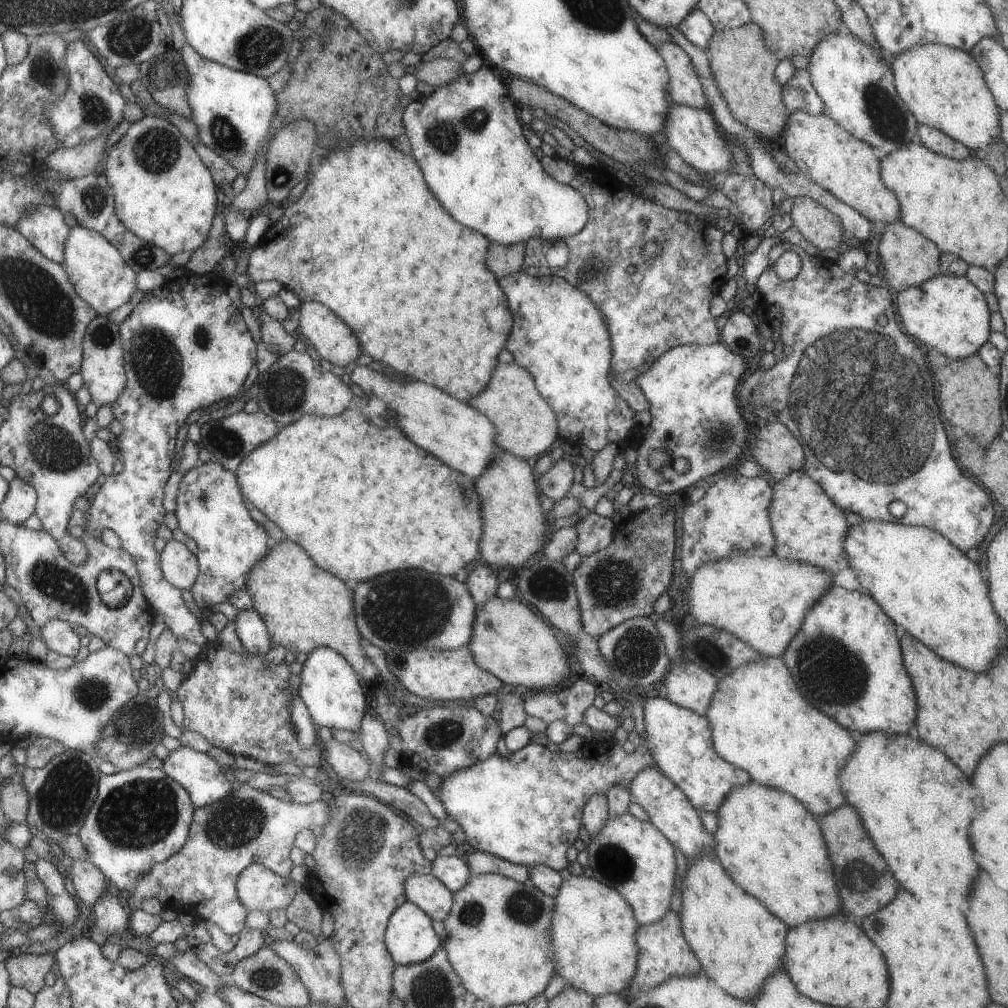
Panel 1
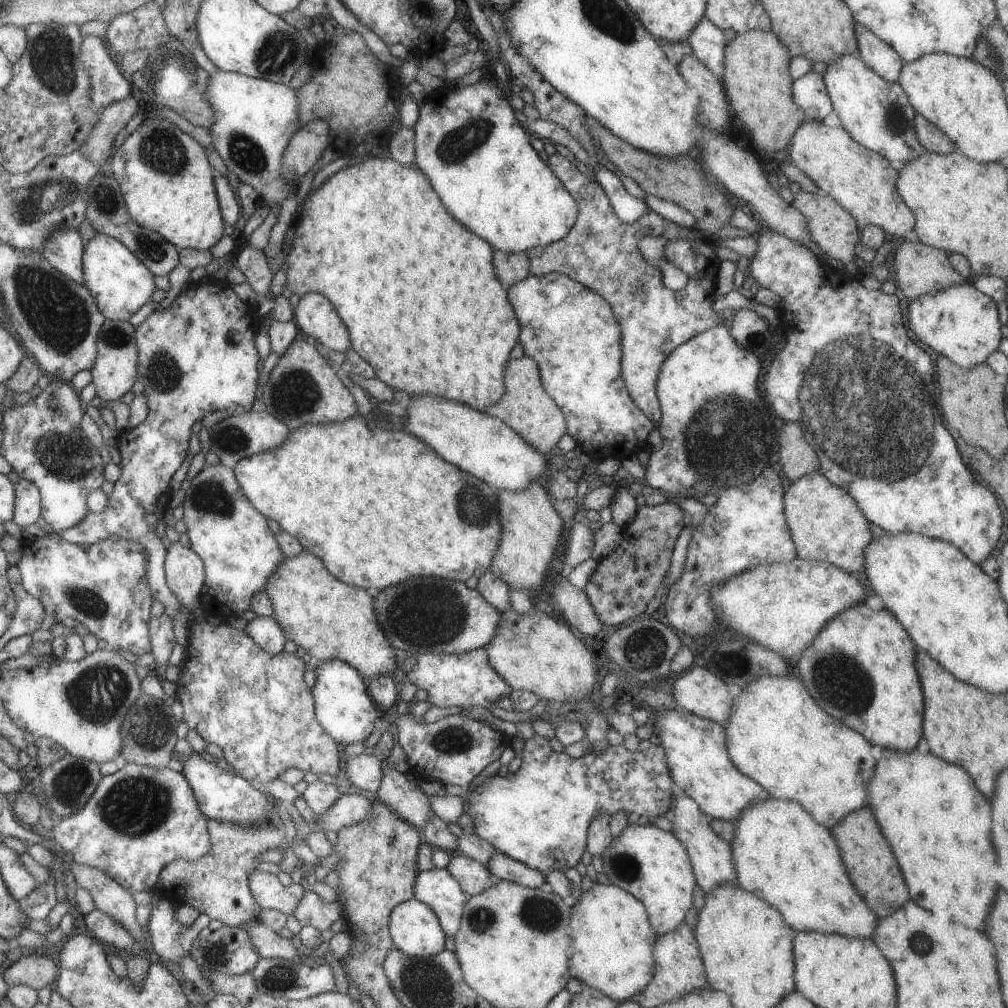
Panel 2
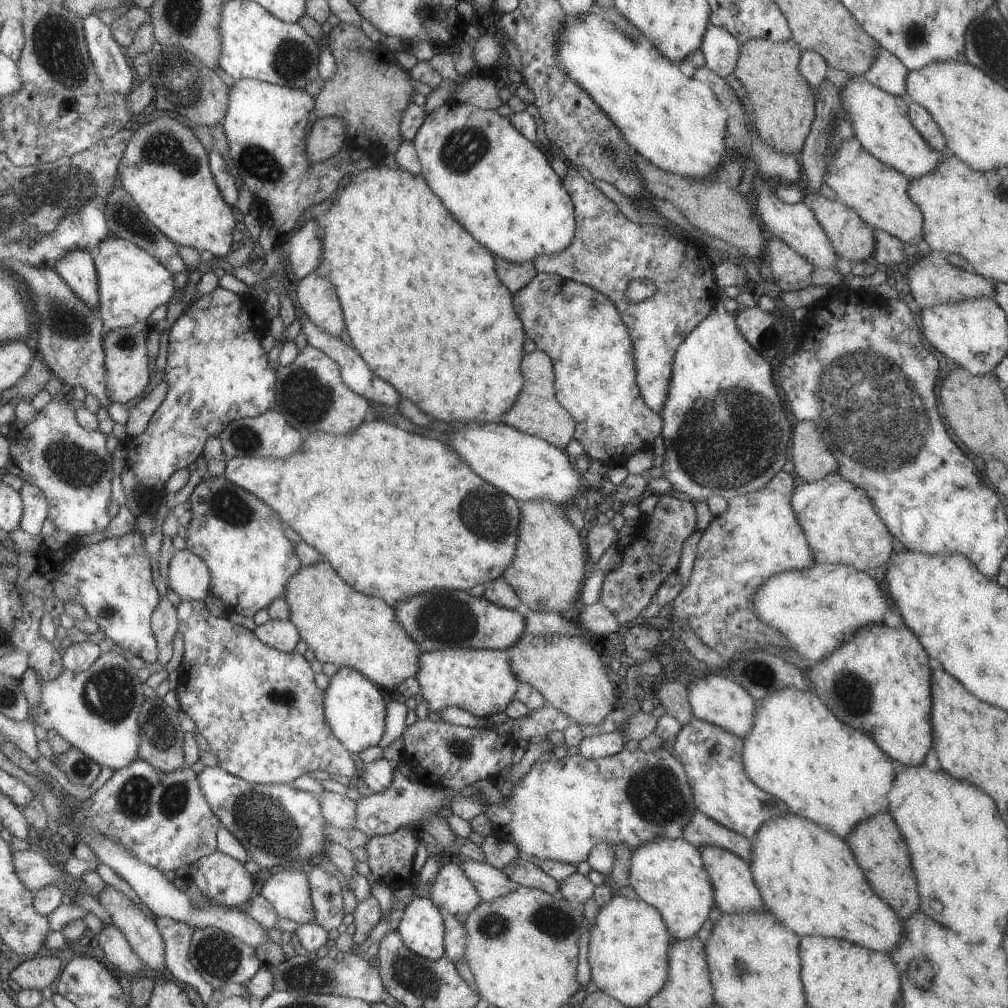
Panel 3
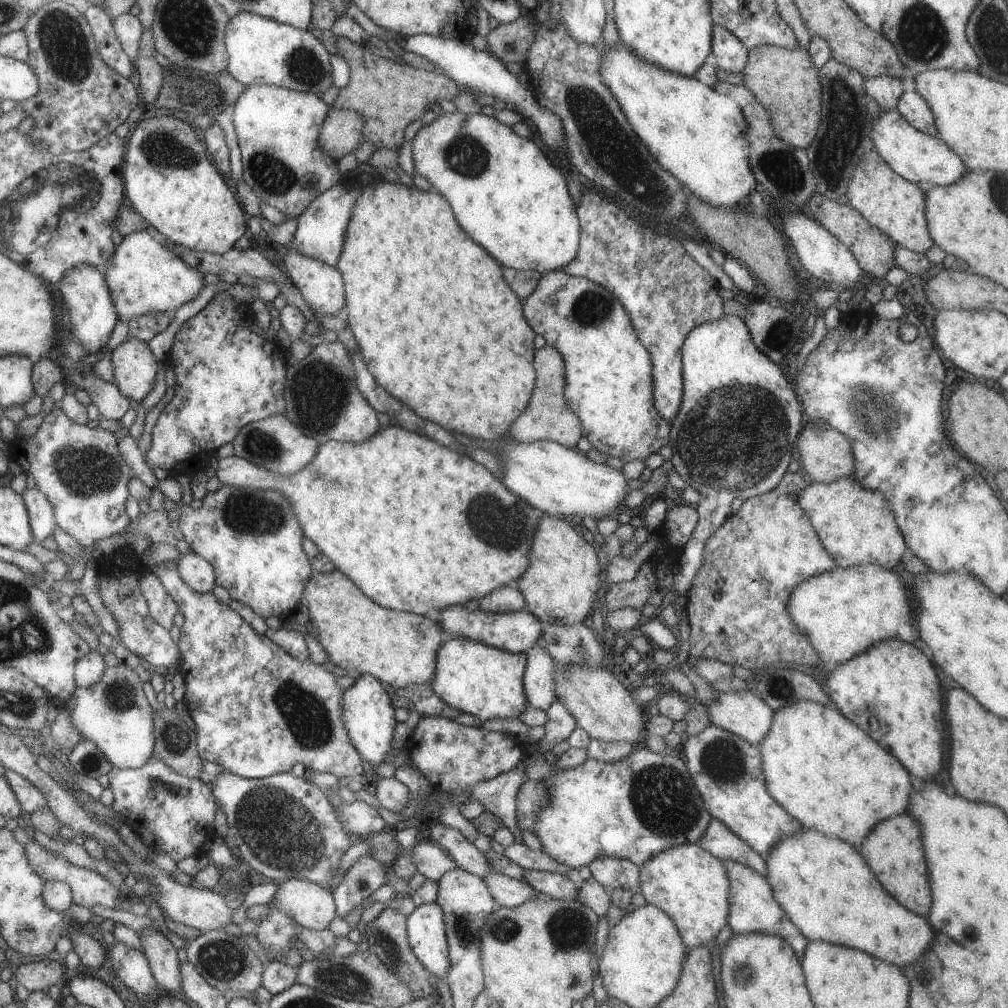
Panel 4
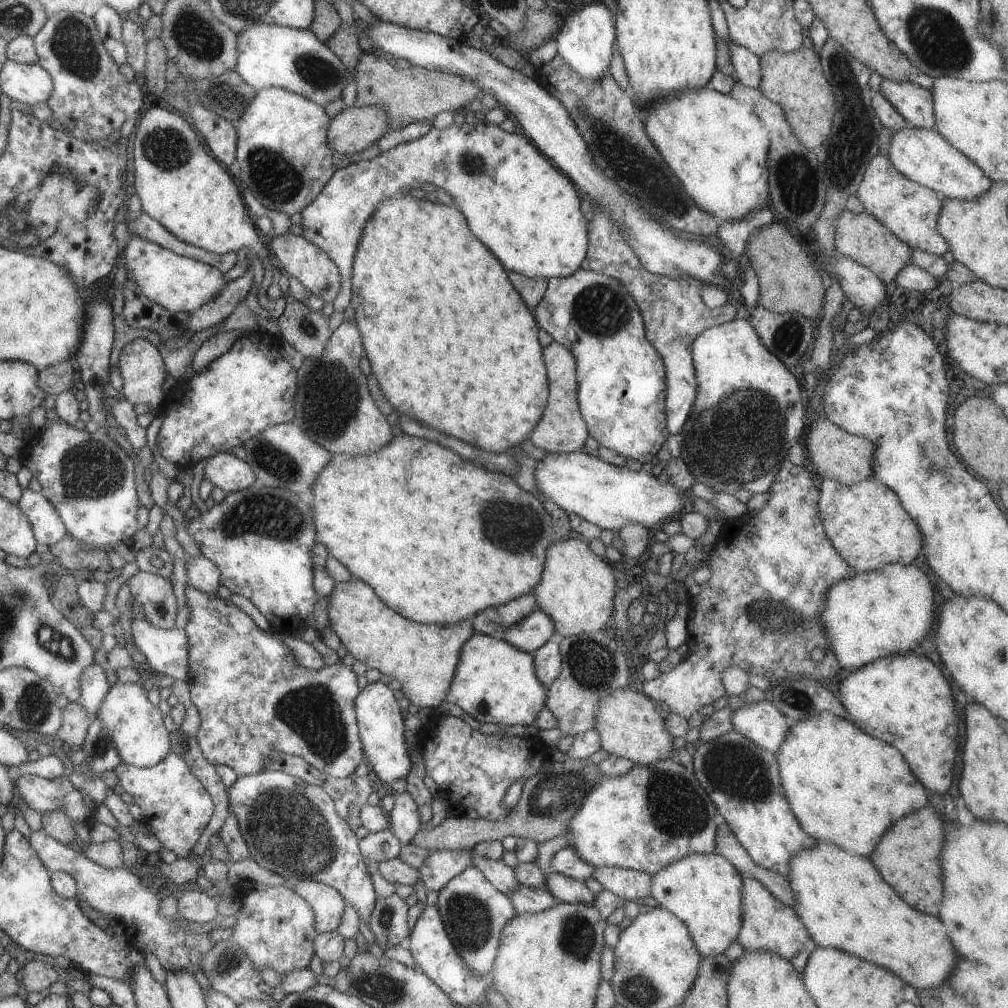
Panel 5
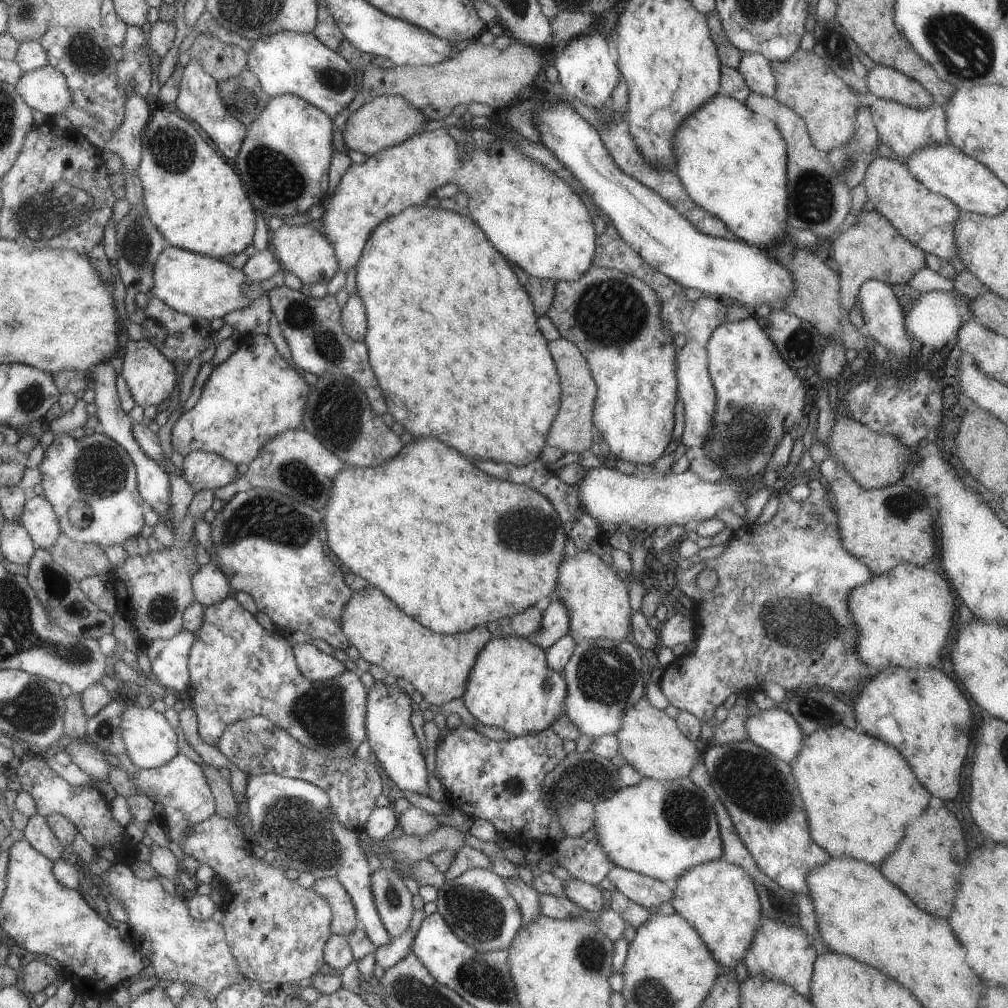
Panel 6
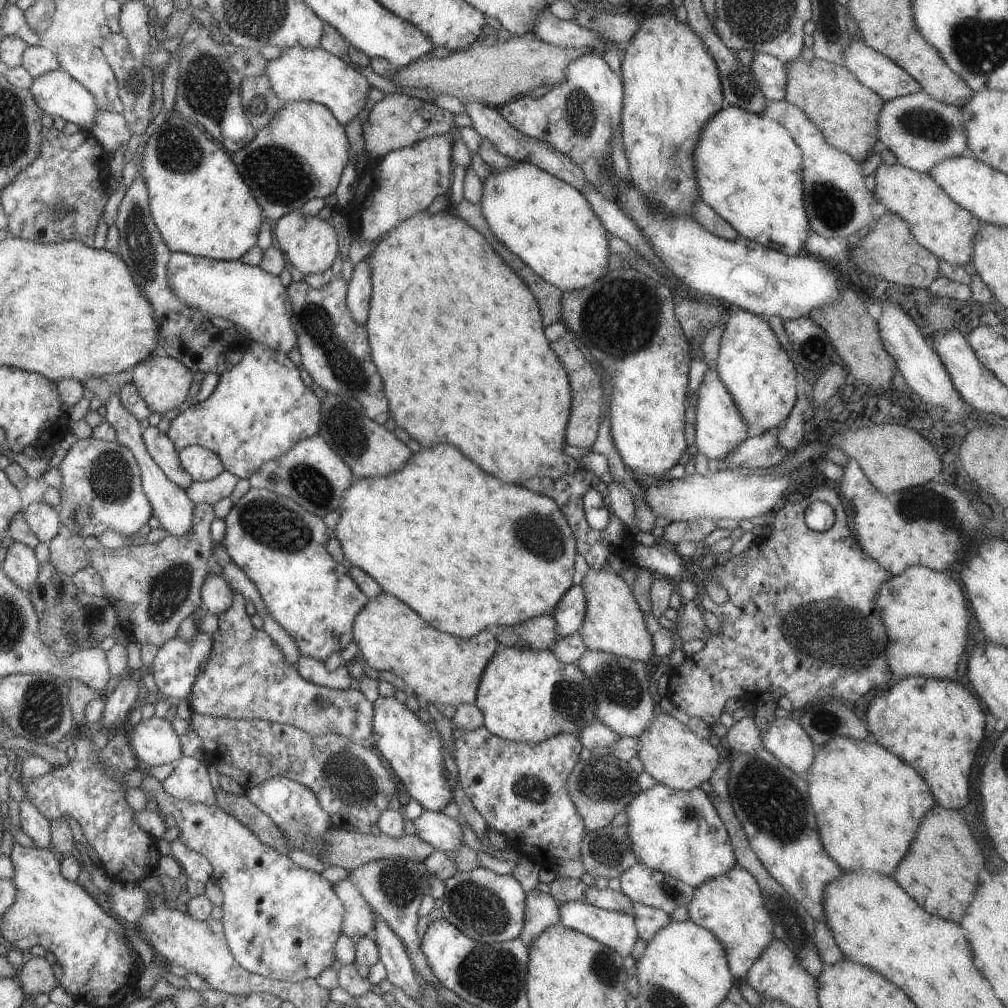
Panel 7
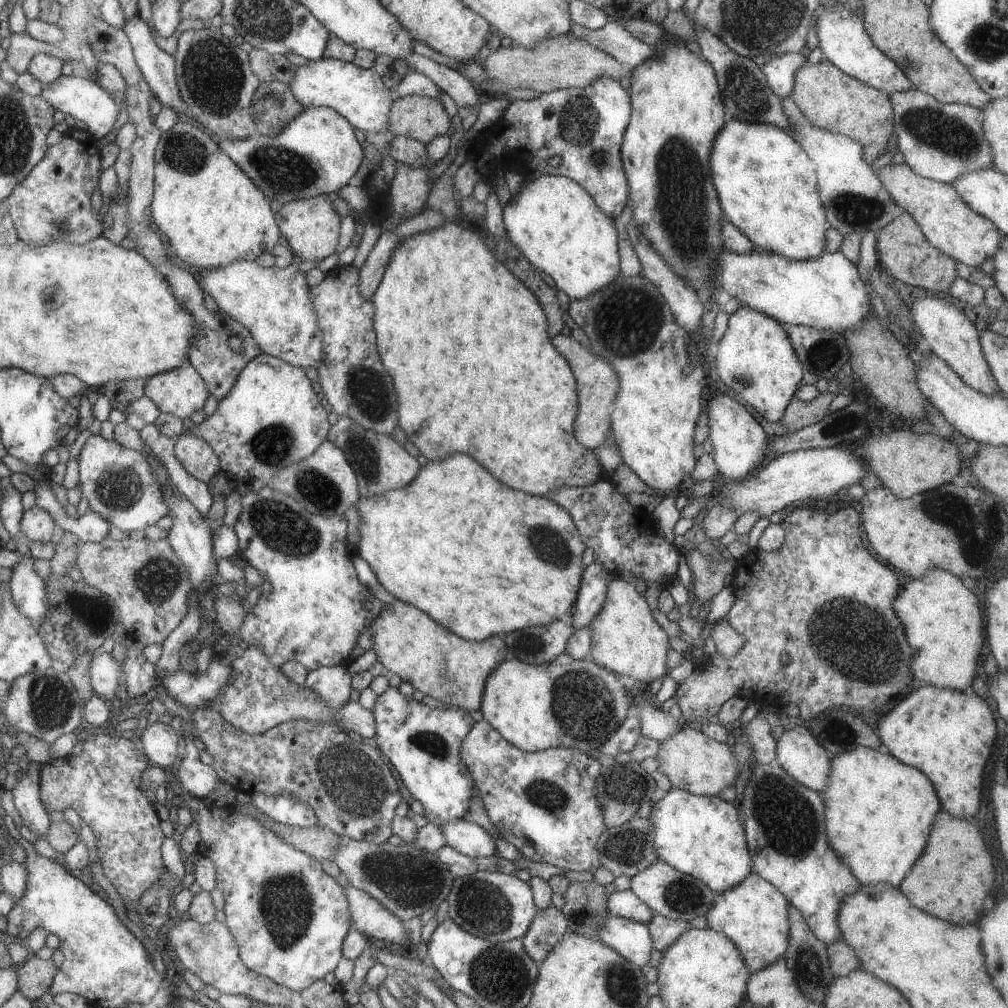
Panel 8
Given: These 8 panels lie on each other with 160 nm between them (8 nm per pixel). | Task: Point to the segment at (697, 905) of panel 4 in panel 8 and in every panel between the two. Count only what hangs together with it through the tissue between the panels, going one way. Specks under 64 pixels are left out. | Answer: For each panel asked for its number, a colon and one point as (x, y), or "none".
5: (703, 890)
6: (717, 898)
7: (730, 906)
8: (752, 914)

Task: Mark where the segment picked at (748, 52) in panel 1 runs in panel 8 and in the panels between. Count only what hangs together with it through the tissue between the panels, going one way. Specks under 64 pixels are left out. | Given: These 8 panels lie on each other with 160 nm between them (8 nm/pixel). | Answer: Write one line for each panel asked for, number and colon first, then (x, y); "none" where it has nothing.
2: (754, 77)
3: (782, 102)
4: (785, 82)
5: (794, 81)
6: (804, 83)
7: (845, 111)
8: (829, 99)

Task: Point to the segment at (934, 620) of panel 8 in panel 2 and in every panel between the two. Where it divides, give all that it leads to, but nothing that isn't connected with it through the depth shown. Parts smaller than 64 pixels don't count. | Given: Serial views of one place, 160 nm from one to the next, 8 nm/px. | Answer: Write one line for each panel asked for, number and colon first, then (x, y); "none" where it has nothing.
2: (781, 607)
3: (815, 609)
4: (842, 612)
5: (872, 614)
6: (903, 616)
7: (923, 611)

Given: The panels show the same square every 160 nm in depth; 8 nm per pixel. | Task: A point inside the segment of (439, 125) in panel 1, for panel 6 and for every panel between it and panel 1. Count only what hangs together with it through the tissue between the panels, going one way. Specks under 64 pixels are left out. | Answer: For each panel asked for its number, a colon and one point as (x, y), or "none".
2: (476, 155)
3: (500, 187)
4: (505, 194)
5: (527, 214)
6: (533, 219)

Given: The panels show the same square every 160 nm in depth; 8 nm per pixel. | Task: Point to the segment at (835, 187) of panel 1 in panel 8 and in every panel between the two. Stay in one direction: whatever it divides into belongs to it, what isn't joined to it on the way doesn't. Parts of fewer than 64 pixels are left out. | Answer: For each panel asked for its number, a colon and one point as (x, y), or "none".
2: (862, 182)
3: (878, 193)
4: (896, 207)
5: (908, 210)
6: (925, 219)
7: (942, 227)
8: (947, 223)

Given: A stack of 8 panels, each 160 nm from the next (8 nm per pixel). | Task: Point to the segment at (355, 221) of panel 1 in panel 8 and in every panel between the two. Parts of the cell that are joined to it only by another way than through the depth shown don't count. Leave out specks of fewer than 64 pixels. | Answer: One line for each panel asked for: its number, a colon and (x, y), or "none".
2: (416, 291)
3: (447, 338)
4: (415, 286)
5: (451, 344)
6: (469, 367)
7: (445, 312)
8: (489, 380)

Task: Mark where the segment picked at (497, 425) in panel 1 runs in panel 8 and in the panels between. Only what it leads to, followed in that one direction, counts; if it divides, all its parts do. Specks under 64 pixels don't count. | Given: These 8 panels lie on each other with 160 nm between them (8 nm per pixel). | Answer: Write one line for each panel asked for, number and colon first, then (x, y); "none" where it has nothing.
2: (524, 407)
3: (536, 412)
4: (546, 416)
5: (560, 429)
6: (572, 431)
7: (583, 420)
8: (597, 385)

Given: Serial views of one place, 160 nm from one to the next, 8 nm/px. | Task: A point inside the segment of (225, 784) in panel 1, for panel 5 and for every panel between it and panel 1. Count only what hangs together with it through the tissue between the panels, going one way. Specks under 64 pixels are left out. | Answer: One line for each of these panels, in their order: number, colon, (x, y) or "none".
2: (220, 794)
3: (280, 827)
4: (283, 827)
5: (290, 828)

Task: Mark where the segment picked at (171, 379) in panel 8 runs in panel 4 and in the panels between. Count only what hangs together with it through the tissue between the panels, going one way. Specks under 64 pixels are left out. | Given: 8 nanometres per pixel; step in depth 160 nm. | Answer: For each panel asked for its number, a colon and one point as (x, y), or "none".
4: (133, 366)
5: (141, 368)
6: (150, 377)
7: (162, 382)

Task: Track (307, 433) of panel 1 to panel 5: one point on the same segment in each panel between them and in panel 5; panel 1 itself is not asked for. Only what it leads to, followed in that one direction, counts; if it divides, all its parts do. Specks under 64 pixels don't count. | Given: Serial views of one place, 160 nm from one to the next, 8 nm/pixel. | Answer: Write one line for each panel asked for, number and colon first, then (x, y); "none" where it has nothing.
2: (392, 508)
3: (394, 513)
4: (416, 527)
5: (412, 513)

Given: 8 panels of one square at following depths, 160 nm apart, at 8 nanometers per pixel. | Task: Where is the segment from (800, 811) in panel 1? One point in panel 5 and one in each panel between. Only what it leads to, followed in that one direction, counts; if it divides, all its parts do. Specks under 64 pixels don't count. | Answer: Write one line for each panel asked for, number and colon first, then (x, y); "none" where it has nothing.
2: (779, 853)
3: (806, 876)
4: (826, 889)
5: (842, 902)

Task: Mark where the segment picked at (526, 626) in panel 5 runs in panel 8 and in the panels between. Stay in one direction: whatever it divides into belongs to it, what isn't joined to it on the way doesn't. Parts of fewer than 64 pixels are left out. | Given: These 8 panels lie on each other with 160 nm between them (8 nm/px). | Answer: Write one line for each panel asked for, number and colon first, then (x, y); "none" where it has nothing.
6: (554, 624)
7: (568, 613)
8: (590, 595)

